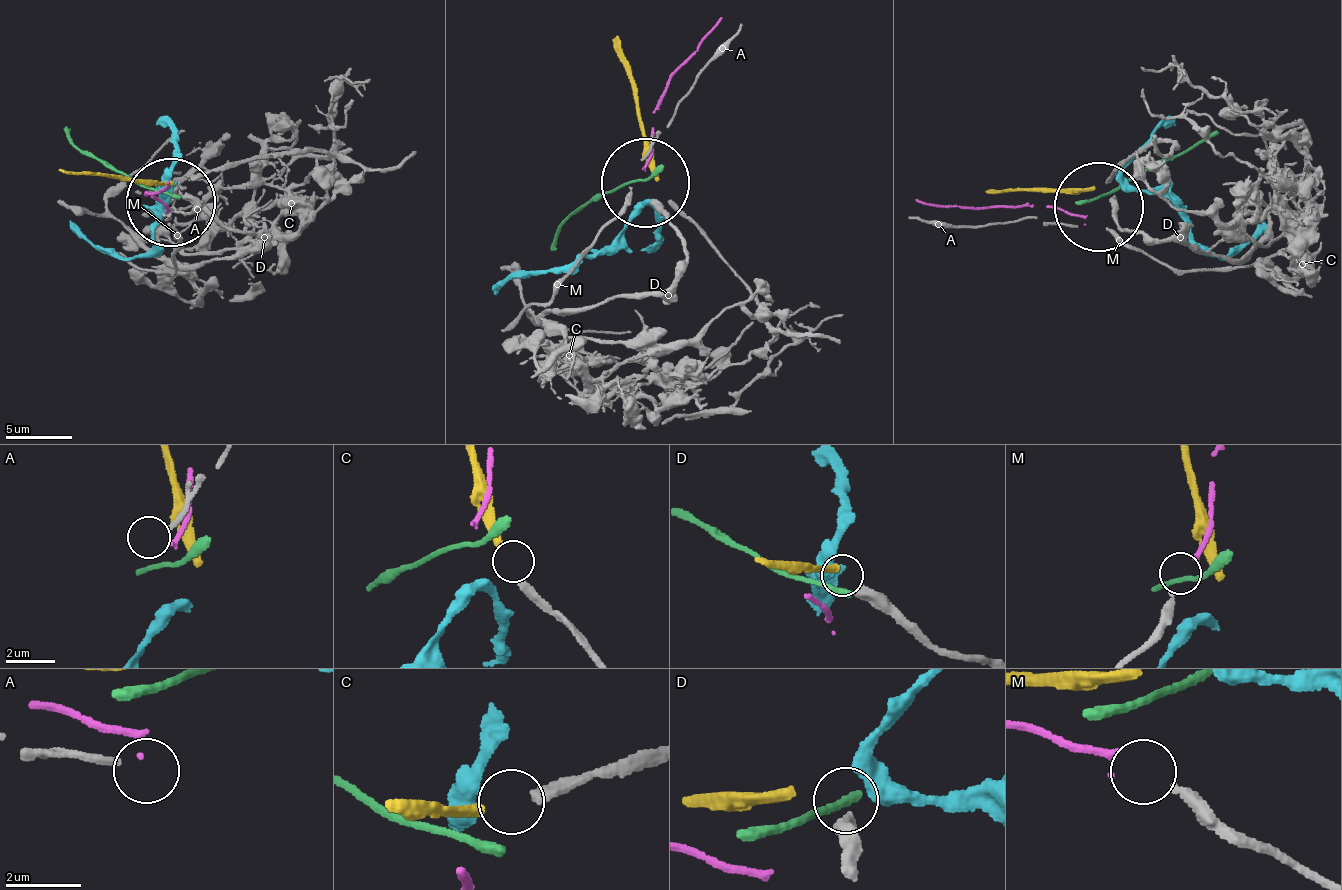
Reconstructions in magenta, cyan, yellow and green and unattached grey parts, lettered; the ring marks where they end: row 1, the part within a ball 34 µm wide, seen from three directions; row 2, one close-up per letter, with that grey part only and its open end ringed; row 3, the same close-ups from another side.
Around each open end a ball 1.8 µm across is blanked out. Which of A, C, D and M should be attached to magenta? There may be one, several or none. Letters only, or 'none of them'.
M

